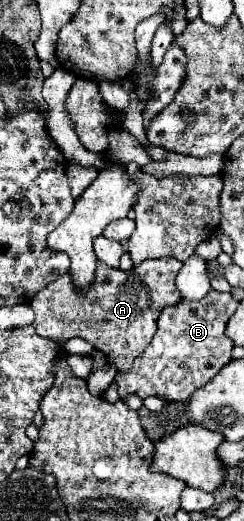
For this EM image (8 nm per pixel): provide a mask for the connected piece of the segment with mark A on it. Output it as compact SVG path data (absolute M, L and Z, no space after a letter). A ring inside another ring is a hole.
M172 257L148 259L130 271L120 271L98 263L96 283L84 295L72 287L72 277L66 273L30 301L36 313L32 325L40 337L48 337L52 341L82 337L98 351L106 353L108 363L116 365L118 371L126 371L154 337L160 311L180 301L180 293L176 289L176 273L180 267L182 263Z

